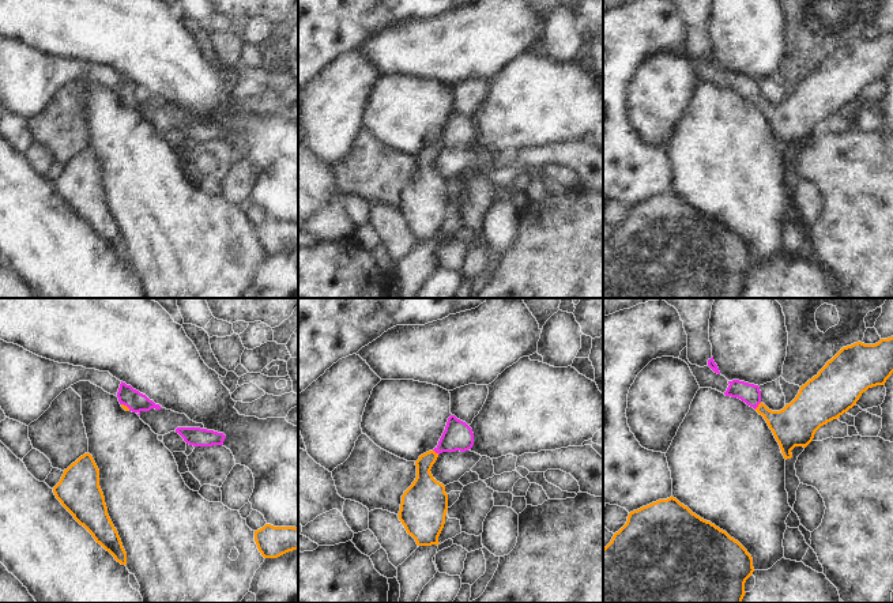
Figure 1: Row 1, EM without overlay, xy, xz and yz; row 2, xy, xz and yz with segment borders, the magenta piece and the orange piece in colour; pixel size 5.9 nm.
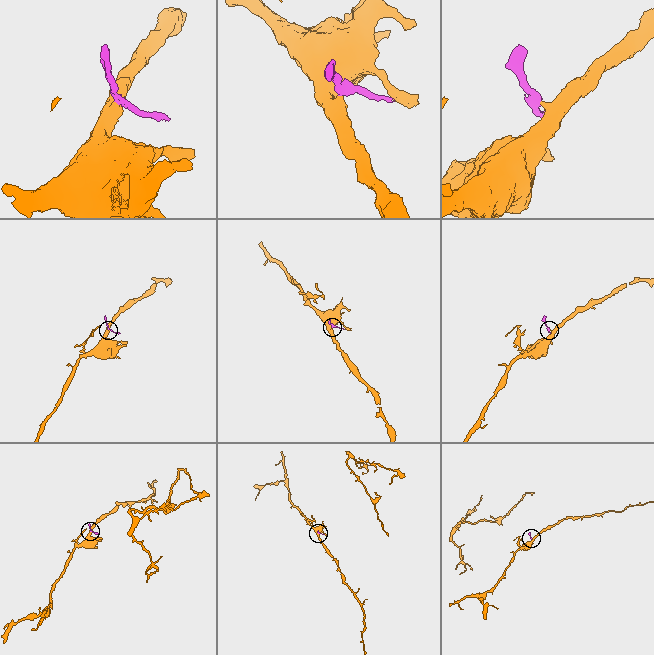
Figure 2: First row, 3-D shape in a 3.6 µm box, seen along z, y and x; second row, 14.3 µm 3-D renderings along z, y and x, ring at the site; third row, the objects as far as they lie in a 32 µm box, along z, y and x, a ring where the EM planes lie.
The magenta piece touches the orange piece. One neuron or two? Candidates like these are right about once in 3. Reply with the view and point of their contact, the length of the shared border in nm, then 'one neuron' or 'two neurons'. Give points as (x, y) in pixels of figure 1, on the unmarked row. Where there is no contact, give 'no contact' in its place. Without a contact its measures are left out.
meets magenta in yz at (757, 101); contact 60 nm long; one neuron

